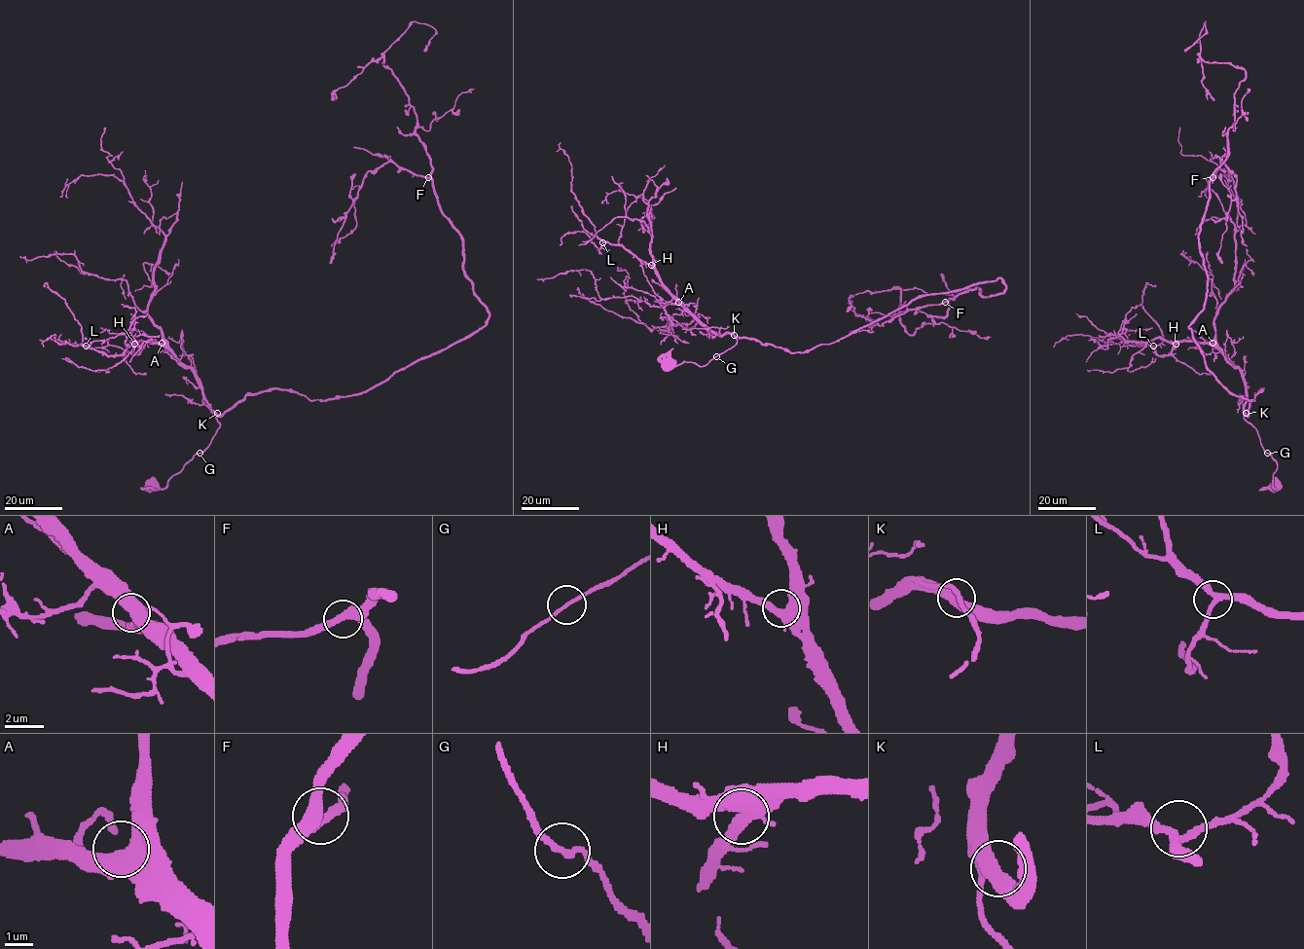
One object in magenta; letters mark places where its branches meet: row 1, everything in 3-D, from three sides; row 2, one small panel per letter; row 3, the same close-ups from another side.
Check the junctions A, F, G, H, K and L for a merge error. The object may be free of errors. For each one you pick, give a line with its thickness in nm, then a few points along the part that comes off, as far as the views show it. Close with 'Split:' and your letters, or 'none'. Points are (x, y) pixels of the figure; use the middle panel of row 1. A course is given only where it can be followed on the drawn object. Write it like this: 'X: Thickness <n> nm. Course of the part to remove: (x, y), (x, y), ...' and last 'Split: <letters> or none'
Split: none

